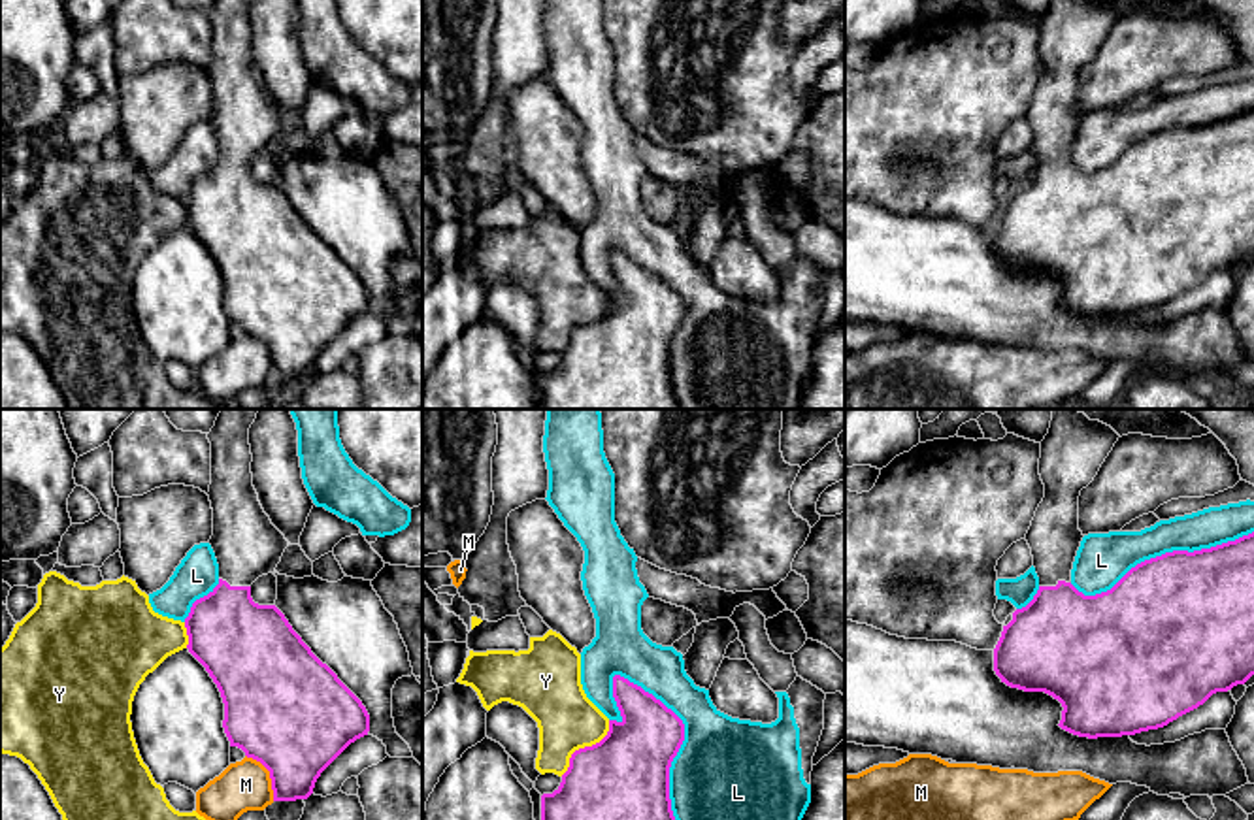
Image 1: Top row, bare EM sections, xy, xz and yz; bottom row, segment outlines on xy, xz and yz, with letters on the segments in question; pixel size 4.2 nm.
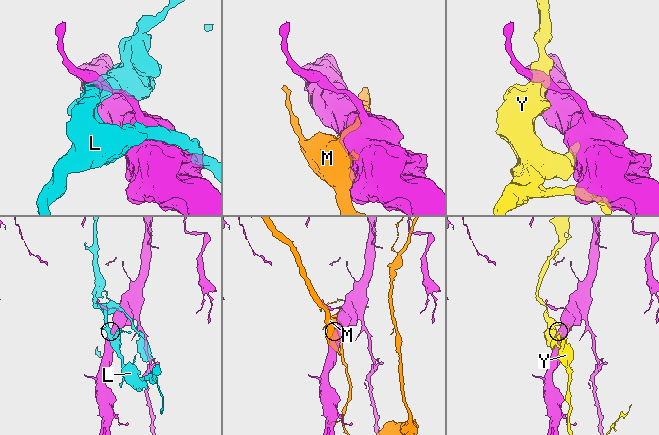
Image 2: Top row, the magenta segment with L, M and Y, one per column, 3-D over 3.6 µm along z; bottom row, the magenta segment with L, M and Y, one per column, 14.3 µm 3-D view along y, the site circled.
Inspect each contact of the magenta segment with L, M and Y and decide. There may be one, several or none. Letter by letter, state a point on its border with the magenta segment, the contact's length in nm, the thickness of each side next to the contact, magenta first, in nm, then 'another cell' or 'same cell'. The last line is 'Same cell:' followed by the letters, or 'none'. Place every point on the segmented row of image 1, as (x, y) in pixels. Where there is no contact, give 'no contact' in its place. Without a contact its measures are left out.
L: contact xz (683, 738); length 700 nm; calibres 320 and 440 nm; another cell
M: contact xy (270, 775); length 240 nm; calibres 460 and 220 nm; another cell
Y: contact xz (585, 747); length 320 nm; calibres 360 and 260 nm; another cell
Same cell: none

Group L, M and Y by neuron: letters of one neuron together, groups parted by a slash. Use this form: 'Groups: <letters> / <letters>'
Groups: L / M / Y

